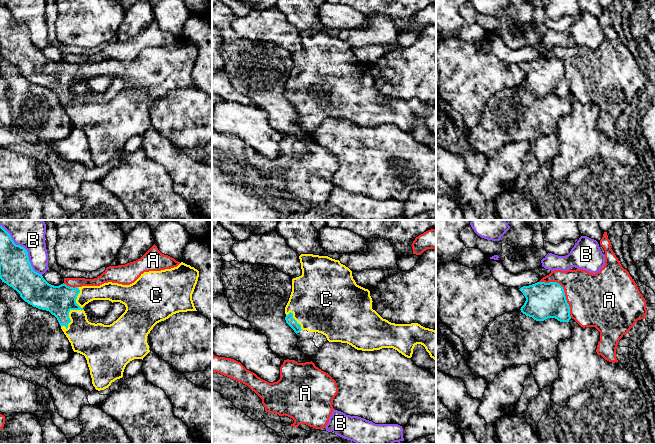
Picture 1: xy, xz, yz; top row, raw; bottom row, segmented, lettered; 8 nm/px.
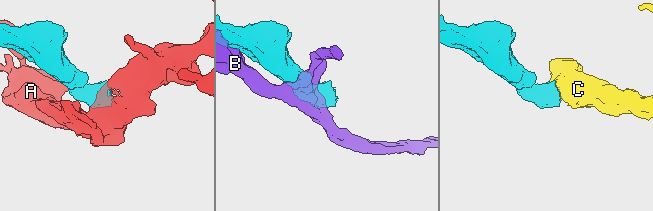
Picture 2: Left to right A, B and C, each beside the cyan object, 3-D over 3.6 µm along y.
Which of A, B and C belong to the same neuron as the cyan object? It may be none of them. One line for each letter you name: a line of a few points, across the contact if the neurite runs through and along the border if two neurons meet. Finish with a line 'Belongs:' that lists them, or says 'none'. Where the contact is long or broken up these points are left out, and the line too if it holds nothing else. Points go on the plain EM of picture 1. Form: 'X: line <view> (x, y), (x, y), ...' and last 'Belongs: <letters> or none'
Belongs: C

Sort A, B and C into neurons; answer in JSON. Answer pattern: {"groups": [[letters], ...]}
{"groups": [["A"], ["B"], ["C"]]}

